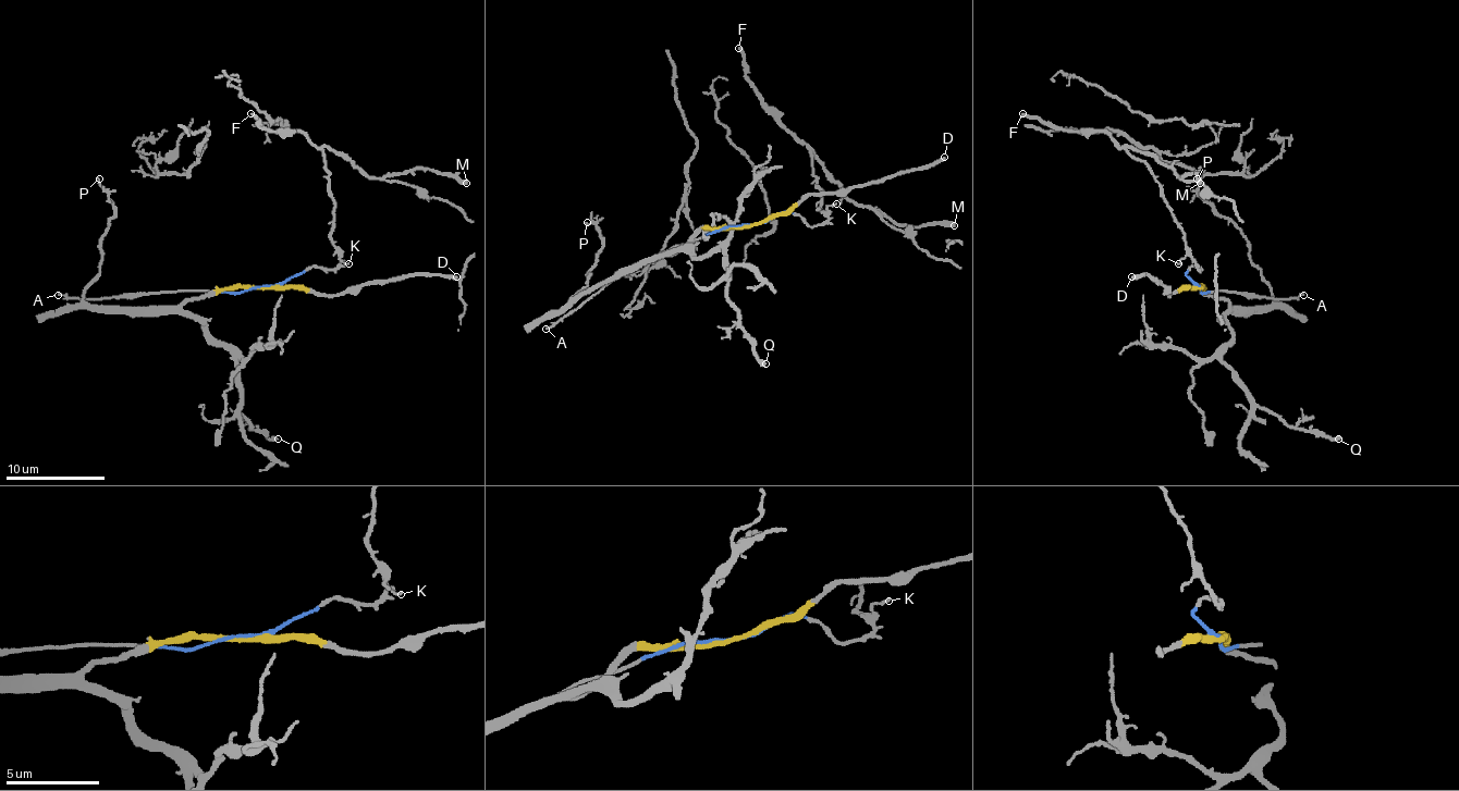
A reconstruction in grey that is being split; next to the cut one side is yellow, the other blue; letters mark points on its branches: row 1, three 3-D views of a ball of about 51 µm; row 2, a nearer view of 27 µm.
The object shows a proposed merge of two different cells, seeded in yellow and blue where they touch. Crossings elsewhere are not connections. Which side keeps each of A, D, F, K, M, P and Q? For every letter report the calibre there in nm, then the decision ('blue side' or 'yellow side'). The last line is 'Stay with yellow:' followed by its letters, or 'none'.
A: 140 nm thick; blue side
D: 260 nm thick; yellow side
F: 240 nm thick; blue side
K: 120 nm thick; blue side
M: 400 nm thick; blue side
P: 120 nm thick; yellow side
Q: 320 nm thick; yellow side
Stay with yellow: D, P, Q

